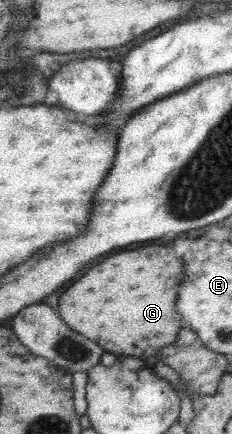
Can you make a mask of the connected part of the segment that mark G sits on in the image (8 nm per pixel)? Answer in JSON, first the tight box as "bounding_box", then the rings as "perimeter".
{"bounding_box":[58,245,184,361],"perimeter":[[[162,245],[112,255],[62,293],[58,311],[74,331],[90,335],[94,343],[102,343],[106,353],[148,357],[152,361],[162,347],[178,337],[180,317],[174,301],[178,285],[184,281],[182,267],[184,263],[174,249]]]}

